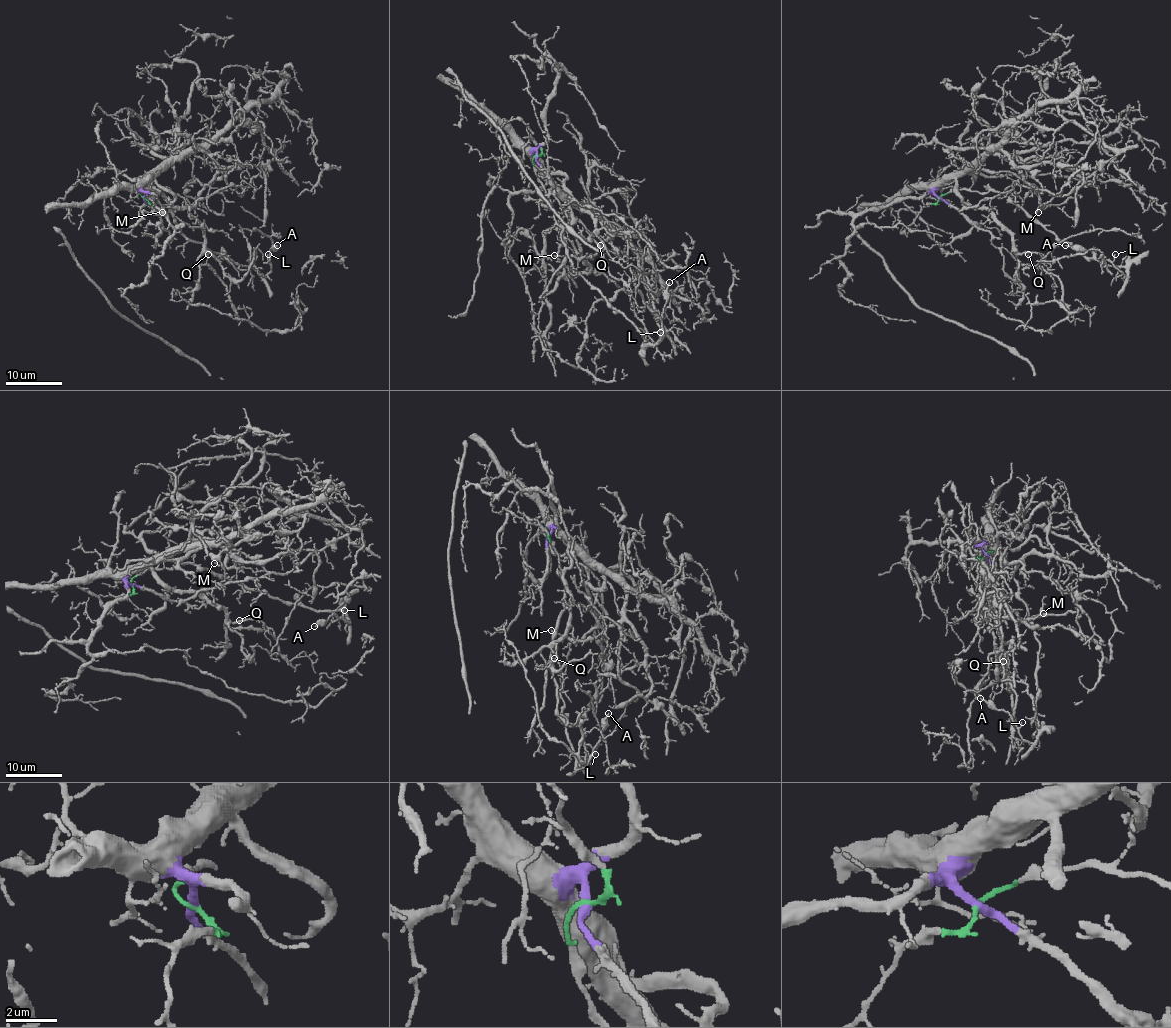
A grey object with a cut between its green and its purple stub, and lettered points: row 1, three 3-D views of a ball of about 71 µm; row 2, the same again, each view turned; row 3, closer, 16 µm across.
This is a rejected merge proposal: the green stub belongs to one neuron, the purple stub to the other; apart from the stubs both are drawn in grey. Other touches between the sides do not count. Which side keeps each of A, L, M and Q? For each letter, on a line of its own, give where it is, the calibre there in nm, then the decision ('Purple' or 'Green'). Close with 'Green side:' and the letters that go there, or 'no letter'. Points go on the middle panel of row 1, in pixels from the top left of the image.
A: Place: (669, 282). Thickness 140 nm. Green
L: Place: (660, 332). Thickness 150 nm. Green
M: Place: (554, 255). Thickness 120 nm. Purple
Q: Place: (600, 245). Thickness 100 nm. Purple
Green side: A, L

